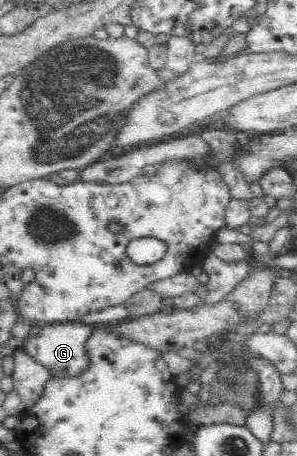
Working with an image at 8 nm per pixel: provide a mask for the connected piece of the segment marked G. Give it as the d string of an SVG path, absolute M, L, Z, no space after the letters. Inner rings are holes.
M74 321L64 323L41 324L42 330L36 338L27 337L23 350L38 364L42 364L54 377L78 377L90 367L90 358L86 351L86 342L97 326Z

